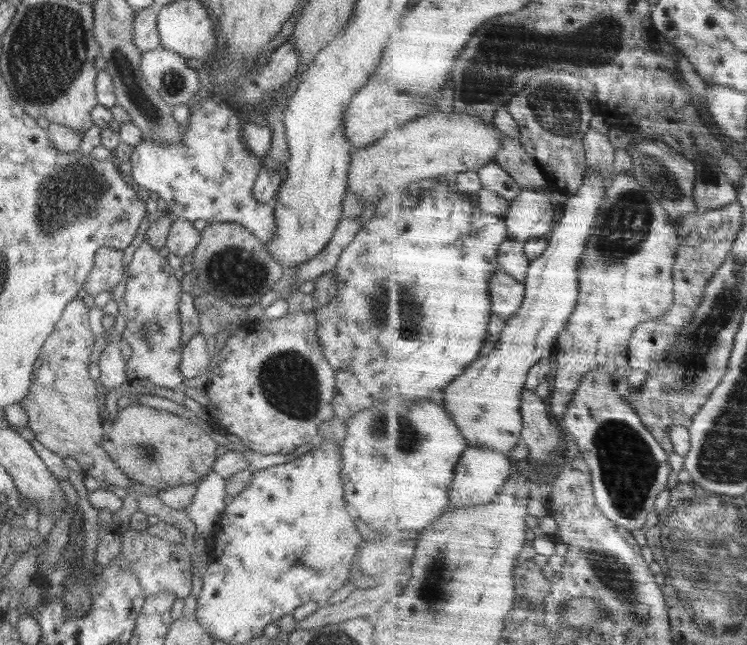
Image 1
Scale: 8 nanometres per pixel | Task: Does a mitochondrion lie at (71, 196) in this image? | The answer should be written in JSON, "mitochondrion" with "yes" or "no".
{"mitochondrion":"yes"}

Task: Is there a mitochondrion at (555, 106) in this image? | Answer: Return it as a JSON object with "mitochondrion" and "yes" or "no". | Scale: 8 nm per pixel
{"mitochondrion":"yes"}

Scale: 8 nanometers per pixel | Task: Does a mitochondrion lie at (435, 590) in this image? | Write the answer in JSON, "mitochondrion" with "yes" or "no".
{"mitochondrion":"yes"}

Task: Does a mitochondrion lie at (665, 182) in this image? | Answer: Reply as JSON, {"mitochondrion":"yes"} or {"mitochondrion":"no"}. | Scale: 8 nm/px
{"mitochondrion":"yes"}

